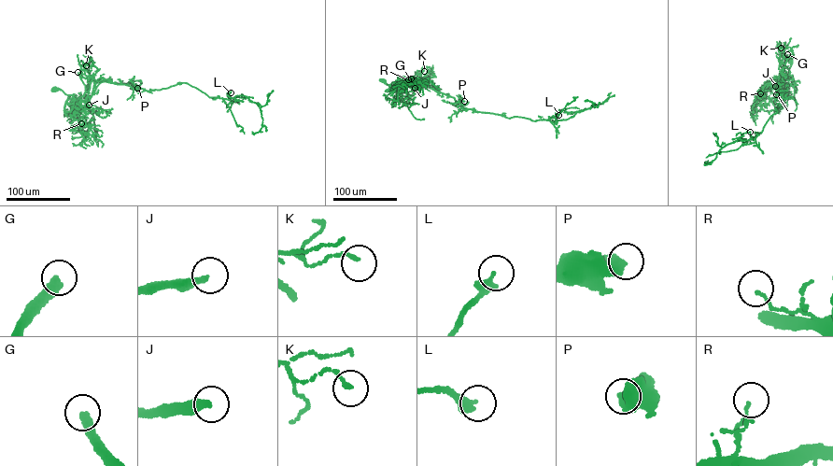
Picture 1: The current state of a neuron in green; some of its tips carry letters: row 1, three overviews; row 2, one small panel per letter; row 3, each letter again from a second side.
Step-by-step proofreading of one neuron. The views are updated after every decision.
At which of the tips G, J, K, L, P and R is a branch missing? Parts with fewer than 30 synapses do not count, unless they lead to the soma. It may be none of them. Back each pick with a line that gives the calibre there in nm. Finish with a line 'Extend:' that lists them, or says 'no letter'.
G: 420 nm
J: 300 nm
Extend: G, J

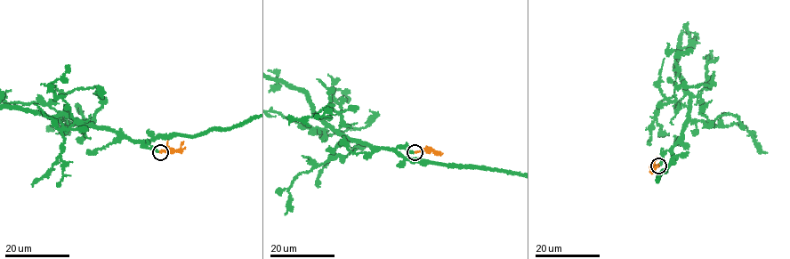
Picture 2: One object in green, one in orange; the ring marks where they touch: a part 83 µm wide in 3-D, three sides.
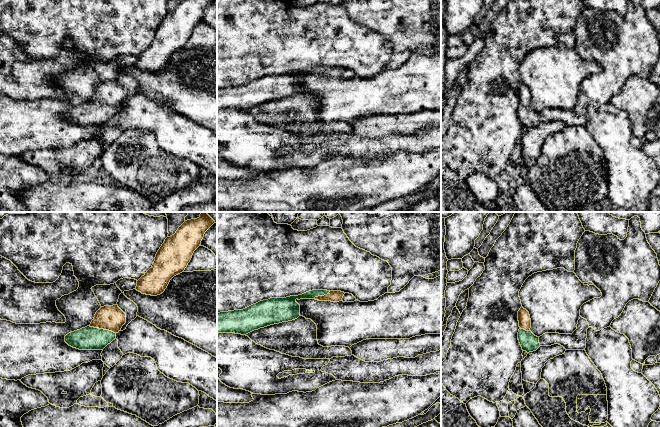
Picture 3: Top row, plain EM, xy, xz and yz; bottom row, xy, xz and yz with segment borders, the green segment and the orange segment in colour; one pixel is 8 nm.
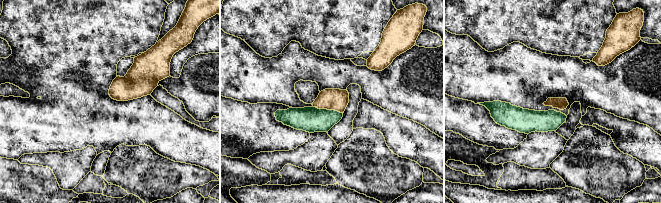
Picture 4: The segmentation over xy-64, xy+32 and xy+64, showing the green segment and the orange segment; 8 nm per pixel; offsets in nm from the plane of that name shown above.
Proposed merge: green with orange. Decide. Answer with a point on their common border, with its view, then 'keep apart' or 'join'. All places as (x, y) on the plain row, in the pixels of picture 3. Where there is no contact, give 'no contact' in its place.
meets green in xy at (102, 105); join

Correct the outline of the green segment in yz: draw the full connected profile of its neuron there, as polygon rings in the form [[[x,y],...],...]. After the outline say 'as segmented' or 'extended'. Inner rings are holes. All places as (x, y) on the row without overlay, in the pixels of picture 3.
[[[523,83],[518,87],[519,108],[518,116],[523,127],[527,129],[536,127],[540,123],[539,113],[535,112],[531,107],[531,95],[529,88]]]; extended

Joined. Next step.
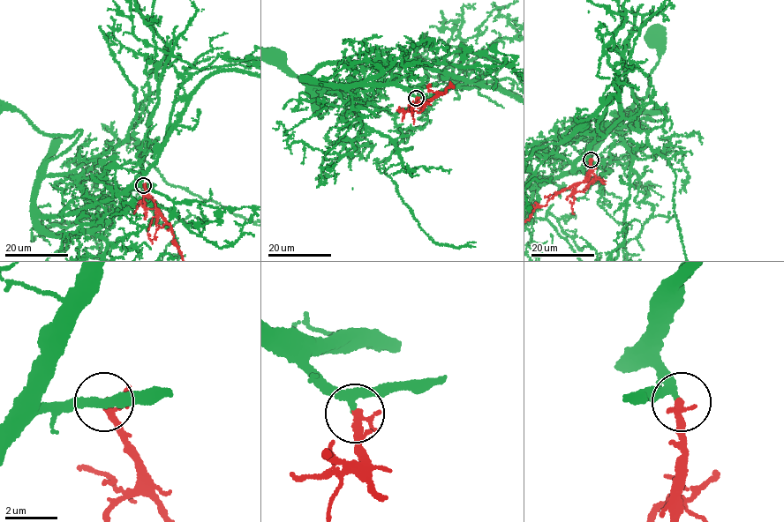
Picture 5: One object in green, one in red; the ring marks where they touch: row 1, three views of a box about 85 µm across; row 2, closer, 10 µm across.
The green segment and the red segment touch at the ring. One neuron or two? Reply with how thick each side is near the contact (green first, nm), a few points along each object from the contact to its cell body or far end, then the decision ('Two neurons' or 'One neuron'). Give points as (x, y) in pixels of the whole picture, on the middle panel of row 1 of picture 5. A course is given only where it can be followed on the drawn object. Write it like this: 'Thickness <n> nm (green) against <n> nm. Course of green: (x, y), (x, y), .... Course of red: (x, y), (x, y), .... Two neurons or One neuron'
Thickness 220 nm (green) against 200 nm. Course of green: (416, 98), (393, 84), (337, 85), (305, 75), (322, 85), (358, 89), (349, 86), (333, 94), (274, 56). Course of red: (416, 98), (416, 104), (421, 108), (450, 87), (457, 86). One neuron

